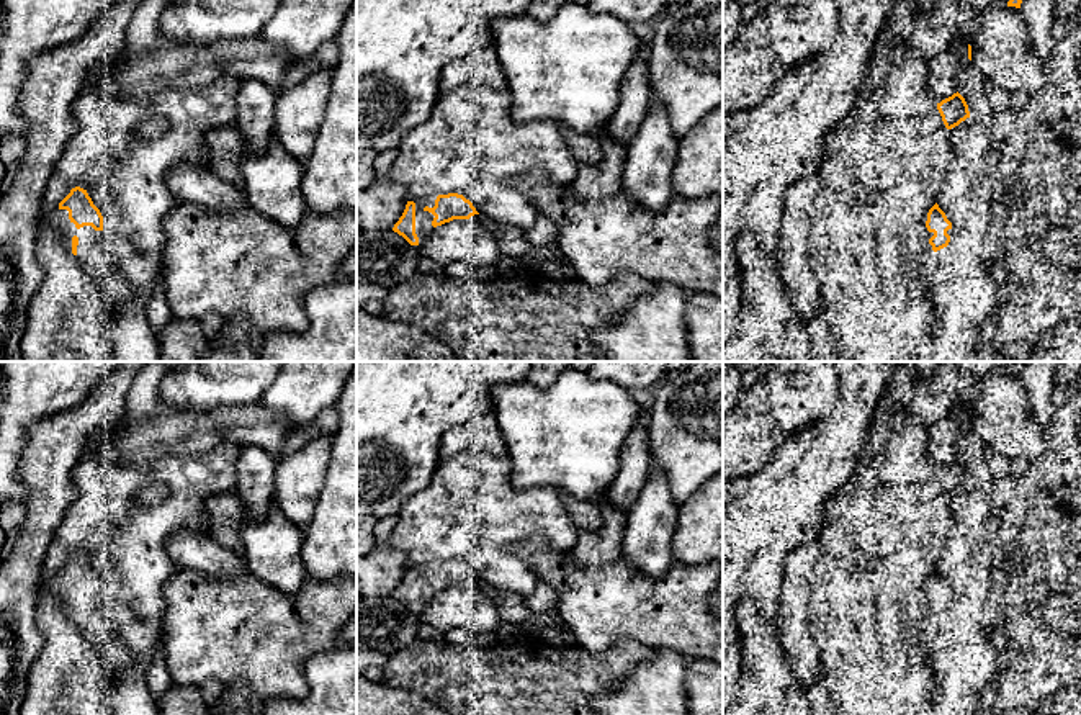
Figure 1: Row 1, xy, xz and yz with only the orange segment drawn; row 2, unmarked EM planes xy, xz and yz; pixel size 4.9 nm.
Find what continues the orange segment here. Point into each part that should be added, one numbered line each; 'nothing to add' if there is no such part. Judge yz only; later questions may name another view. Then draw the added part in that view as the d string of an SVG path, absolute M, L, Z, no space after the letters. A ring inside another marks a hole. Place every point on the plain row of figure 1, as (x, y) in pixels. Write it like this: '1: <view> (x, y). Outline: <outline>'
1: yz (939, 624). Outline: M944 615L932 620L931 628L927 630L927 638L937 635L939 632L945 630L947 627L952 627L952 620L945 620Z

